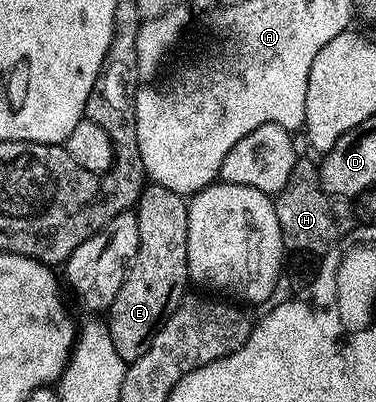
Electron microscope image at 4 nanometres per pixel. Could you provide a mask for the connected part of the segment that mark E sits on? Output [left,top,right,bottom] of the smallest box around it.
[107,184,190,364]

